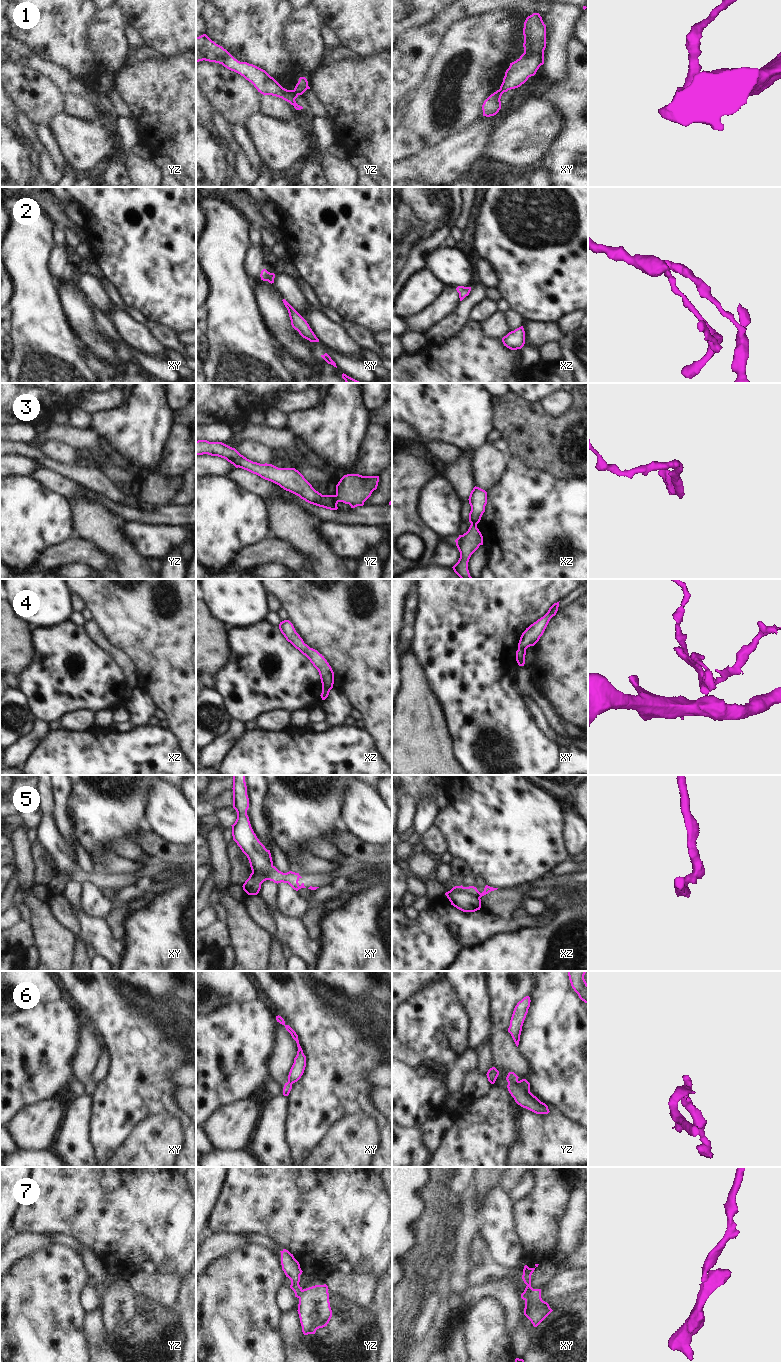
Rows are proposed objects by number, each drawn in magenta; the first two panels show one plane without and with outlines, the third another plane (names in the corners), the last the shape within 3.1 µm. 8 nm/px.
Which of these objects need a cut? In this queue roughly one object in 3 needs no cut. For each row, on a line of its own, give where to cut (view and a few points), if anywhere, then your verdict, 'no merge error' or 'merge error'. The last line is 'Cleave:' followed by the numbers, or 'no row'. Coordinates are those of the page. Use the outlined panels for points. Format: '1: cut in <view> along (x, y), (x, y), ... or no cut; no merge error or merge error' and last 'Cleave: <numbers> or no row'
1: cut in yz along (293, 90), (298, 94); merge error
2: no cut; no merge error
3: cut in yz along (334, 495), (338, 501); merge error
4: cut in xz along (332, 686), (322, 689); merge error
5: cut in xz along (451, 889), (464, 889), (479, 898); merge error
6: cut in yz along (518, 1081), (508, 1083); merge error
7: cut in xy along (534, 1289), (525, 1300); merge error
Cleave: 1, 3, 4, 5, 6, 7

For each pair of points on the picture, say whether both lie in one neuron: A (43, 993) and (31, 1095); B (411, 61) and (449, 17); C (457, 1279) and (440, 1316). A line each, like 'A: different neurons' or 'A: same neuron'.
A: different neurons
B: same neuron
C: different neurons

